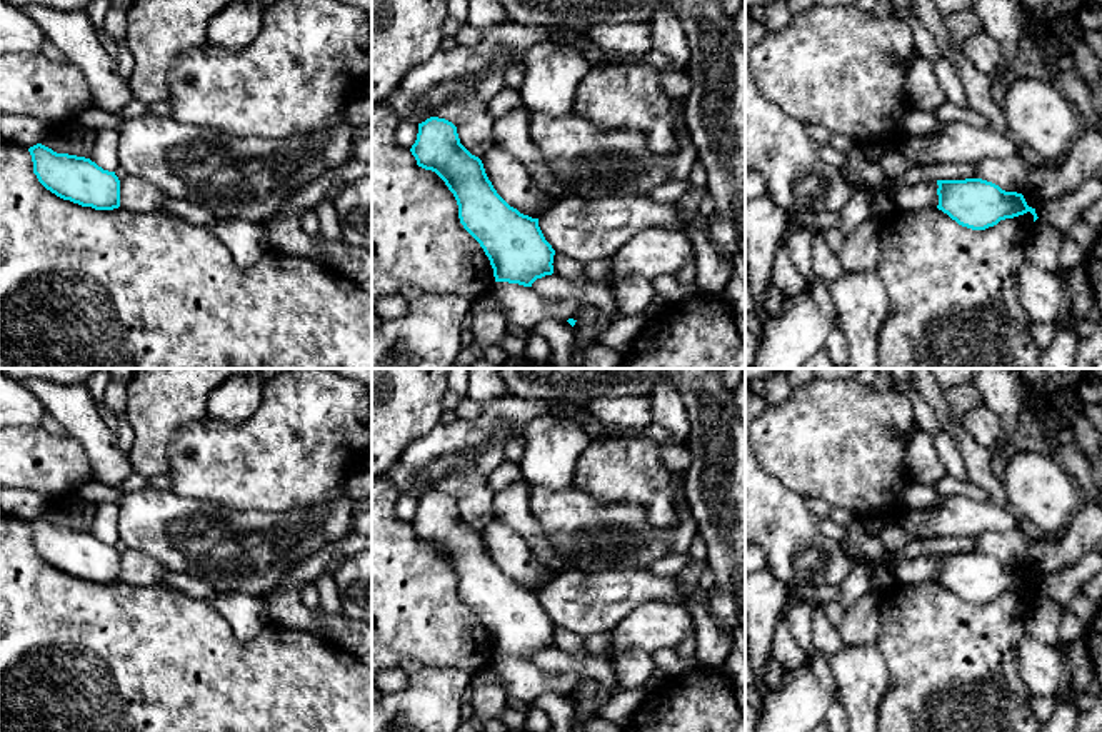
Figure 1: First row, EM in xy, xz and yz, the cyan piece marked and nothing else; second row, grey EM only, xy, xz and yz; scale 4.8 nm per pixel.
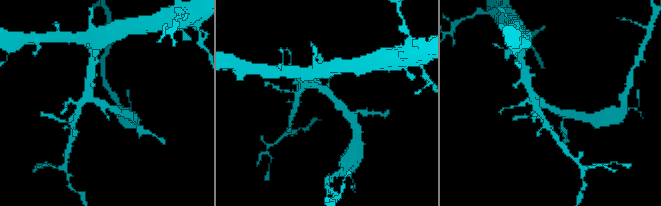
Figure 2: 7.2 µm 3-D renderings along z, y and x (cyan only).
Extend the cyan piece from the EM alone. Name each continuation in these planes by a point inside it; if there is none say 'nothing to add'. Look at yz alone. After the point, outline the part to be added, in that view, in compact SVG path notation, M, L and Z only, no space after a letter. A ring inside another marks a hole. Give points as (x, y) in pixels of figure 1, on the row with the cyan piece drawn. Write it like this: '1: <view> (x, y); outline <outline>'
nothing to add

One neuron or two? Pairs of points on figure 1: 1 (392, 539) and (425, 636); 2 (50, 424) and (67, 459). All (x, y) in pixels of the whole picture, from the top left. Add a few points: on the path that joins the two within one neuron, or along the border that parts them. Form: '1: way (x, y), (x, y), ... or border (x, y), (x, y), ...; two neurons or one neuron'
1: way (392, 562), (392, 589), (415, 612); one neuron
2: border (40, 426), (57, 436), (65, 434); two neurons

